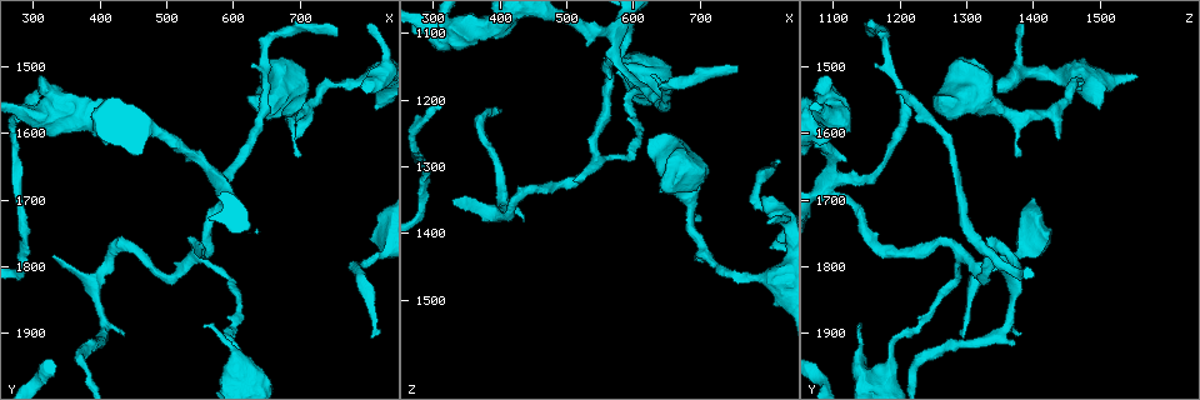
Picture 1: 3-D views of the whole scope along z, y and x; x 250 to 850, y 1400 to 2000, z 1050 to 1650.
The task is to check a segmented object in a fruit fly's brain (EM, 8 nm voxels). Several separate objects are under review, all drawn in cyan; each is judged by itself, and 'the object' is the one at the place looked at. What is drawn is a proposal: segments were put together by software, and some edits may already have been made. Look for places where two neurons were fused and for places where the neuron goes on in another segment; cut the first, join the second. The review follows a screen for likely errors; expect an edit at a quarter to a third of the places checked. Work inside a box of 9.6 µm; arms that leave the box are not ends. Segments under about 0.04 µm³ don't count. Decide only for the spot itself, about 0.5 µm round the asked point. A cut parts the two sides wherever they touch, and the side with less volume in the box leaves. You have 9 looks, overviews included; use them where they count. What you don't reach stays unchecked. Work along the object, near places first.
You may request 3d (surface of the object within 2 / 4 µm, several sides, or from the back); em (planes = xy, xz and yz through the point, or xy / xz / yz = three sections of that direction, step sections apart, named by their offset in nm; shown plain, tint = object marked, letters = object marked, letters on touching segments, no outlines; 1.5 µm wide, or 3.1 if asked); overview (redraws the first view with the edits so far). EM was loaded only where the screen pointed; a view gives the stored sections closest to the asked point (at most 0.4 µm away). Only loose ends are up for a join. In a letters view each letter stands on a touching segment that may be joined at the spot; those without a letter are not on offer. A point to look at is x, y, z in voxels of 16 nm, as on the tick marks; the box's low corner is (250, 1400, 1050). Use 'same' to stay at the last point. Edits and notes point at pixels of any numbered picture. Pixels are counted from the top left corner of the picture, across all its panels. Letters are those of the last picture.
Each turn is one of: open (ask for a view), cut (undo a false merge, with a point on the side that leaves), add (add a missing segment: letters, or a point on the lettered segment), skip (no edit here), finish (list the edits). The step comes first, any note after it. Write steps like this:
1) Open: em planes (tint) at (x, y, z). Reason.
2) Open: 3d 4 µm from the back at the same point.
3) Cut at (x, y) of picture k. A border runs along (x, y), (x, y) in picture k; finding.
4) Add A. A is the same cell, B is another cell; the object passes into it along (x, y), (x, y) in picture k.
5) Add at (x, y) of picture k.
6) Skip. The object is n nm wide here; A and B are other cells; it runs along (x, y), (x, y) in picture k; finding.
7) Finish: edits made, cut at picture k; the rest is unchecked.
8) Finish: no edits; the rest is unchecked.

Open: em xz step 4 (tint) at (795, 1530, 1345). An open end.

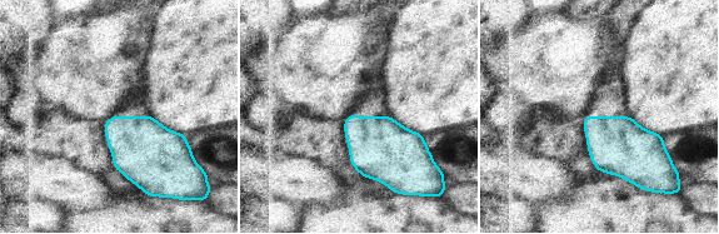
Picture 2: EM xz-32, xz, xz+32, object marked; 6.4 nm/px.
Open: em xz step 4 (letters) at the same point. What lies round it.

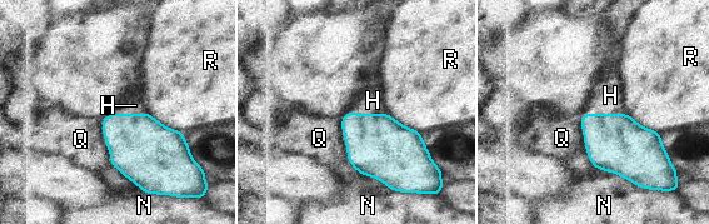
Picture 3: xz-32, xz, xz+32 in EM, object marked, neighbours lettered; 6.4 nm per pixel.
Add H. The object is 220 nm wide here; H is the same cell, N, Q and R are other cells; the neuron continues.

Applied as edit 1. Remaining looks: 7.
Open: 3d 2 µm at (795, 1795, 1360). Thick turns thin.

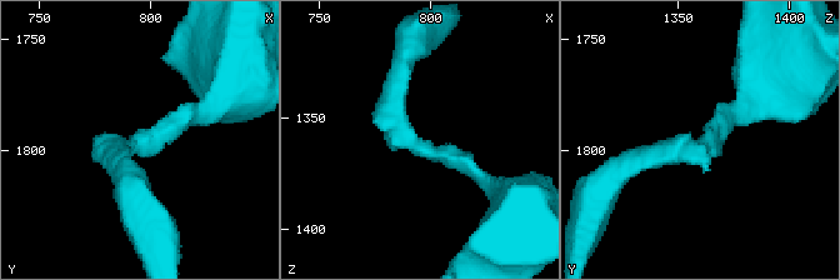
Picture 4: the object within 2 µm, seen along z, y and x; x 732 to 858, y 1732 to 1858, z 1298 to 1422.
Open: em planes (tint) at (795, 1795, 1363).

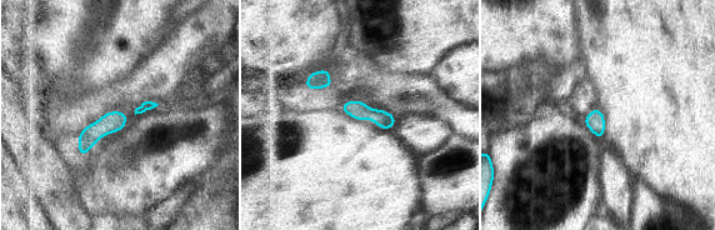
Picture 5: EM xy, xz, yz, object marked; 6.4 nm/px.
Open: em planes (letters) at the same point. What lies round it.

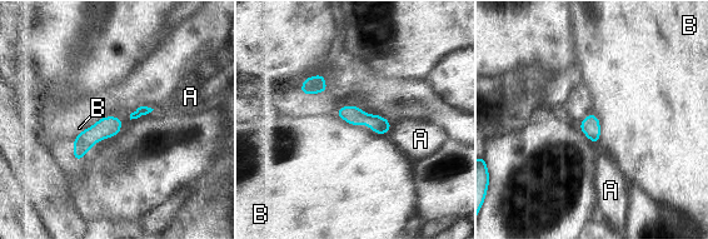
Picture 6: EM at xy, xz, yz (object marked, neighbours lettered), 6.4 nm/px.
Skip. A and B are other cells; a border runs along (339, 116), (387, 135) in picture 6; one neuron here.

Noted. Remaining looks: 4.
Open: em xy step 4 (letters) at (310, 1540, 1195). End of a long branch.

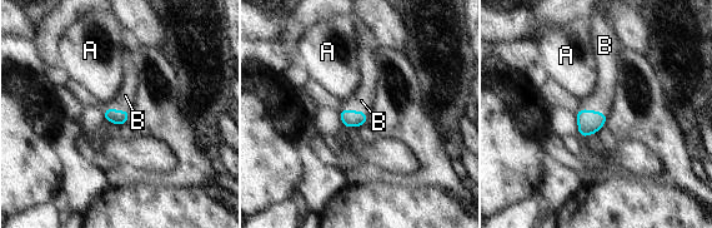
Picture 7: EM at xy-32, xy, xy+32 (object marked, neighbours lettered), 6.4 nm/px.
Open: em planes (letters) at the same point.

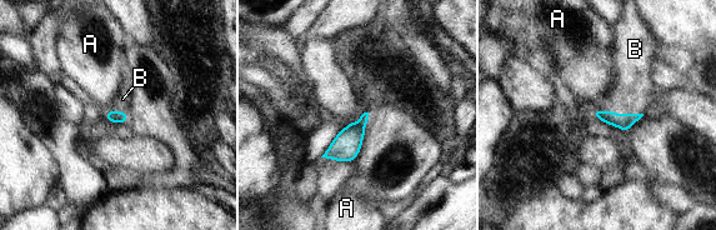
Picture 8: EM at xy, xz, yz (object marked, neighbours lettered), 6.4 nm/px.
Add B. B is the same cell, A is another cell; the object passes into it along (624, 121), (621, 114), (630, 93) in picture 8; the neuron continues.

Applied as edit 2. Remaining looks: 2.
Finish: edits made, add at picture 3, add at picture 8; the rest is unchecked.

